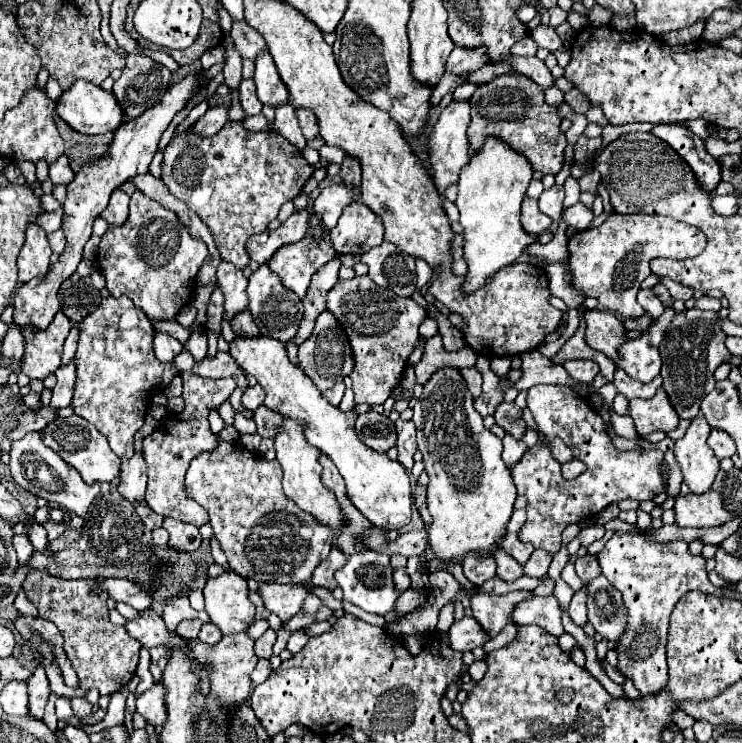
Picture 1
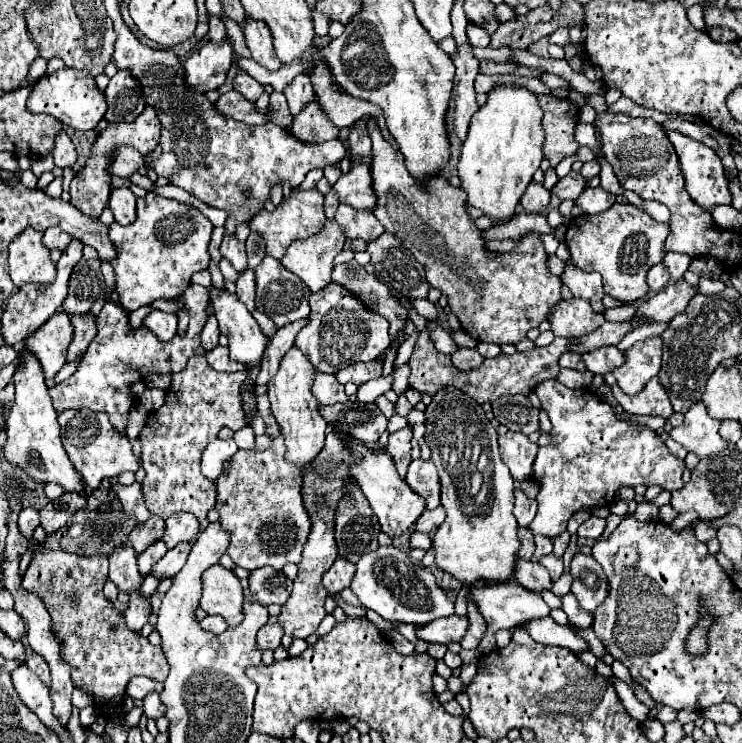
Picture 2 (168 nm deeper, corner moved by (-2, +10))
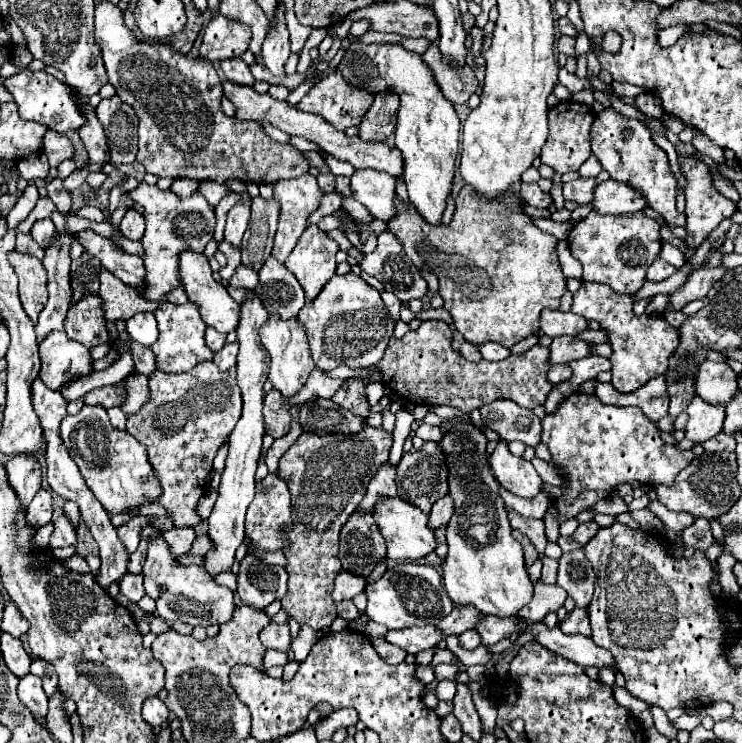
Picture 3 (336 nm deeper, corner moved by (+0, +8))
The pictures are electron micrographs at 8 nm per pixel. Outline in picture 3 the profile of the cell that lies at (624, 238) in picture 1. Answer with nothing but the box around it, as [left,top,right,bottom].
[568,211,662,295]

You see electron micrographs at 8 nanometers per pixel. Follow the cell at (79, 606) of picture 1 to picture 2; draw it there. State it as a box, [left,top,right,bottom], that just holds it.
[22,551,168,717]

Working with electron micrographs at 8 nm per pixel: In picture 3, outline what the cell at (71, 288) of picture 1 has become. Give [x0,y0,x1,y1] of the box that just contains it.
[70,251,102,307]

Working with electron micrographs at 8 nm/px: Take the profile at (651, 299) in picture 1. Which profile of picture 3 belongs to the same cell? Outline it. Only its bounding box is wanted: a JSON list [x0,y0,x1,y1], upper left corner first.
[646,259,676,281]

